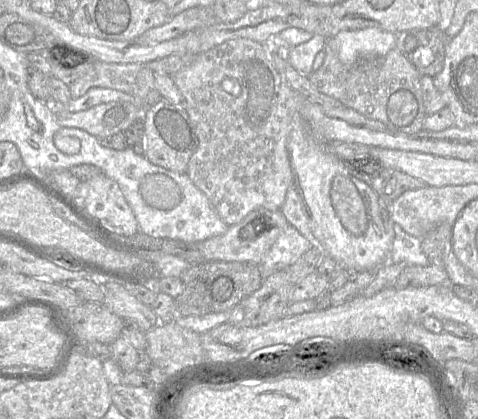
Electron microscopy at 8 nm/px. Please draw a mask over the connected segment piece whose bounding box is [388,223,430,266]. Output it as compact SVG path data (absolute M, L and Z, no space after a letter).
M394 224L394 241L388 263L426 266L430 262L422 250L421 238L408 234L399 224Z

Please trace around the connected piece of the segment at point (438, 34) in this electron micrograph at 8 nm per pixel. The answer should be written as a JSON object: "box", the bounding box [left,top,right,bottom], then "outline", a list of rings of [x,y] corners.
{"box":[396,28,449,78],"outline":[[[437,28],[411,29],[397,35],[396,47],[421,76],[434,78],[444,67],[449,38]]]}

